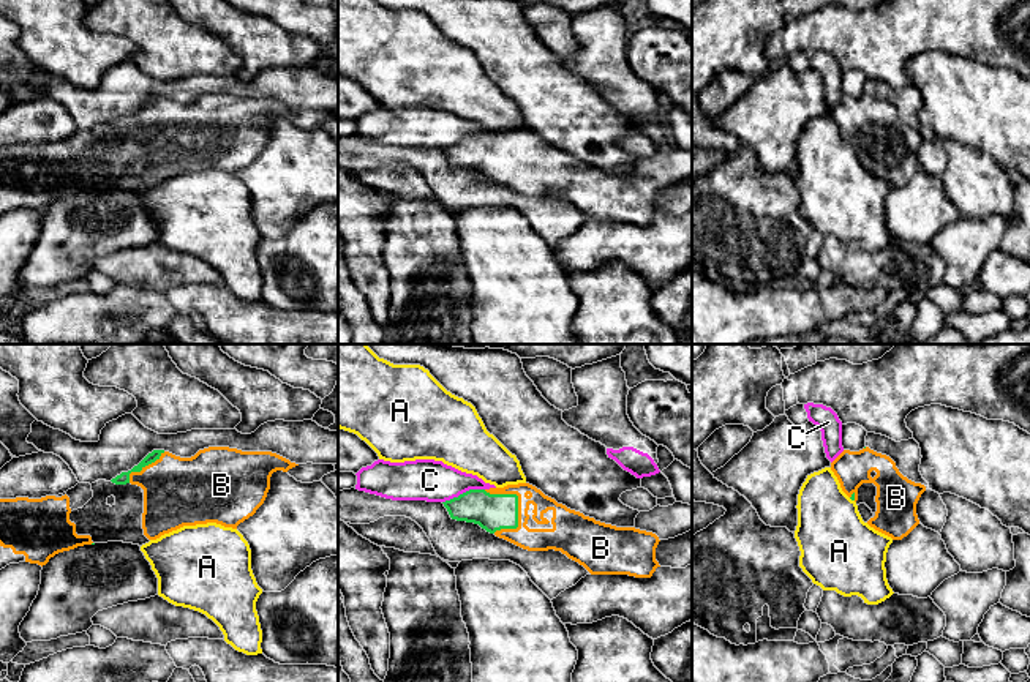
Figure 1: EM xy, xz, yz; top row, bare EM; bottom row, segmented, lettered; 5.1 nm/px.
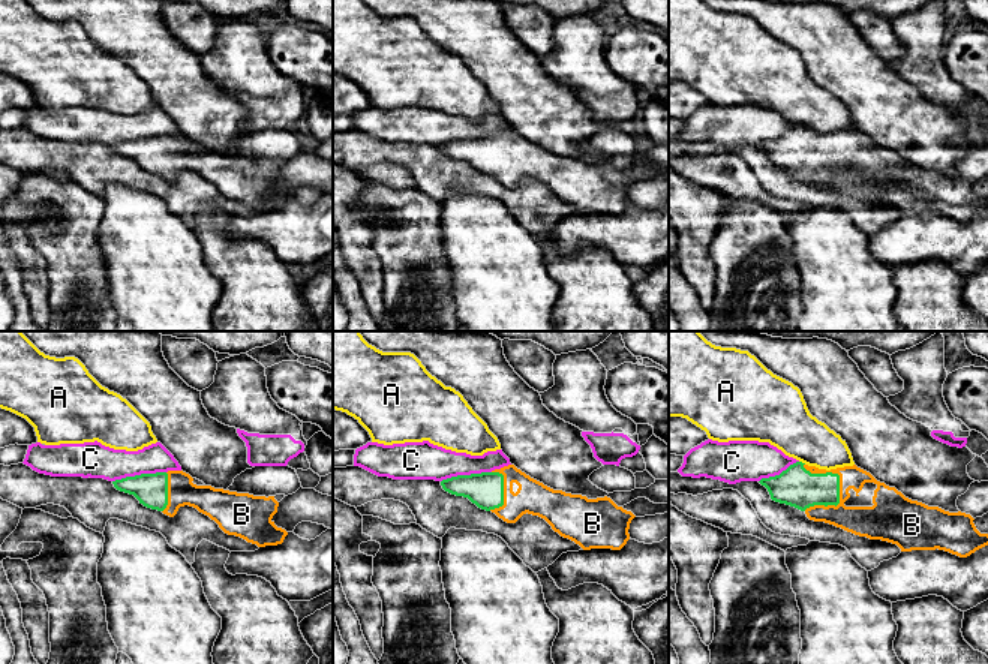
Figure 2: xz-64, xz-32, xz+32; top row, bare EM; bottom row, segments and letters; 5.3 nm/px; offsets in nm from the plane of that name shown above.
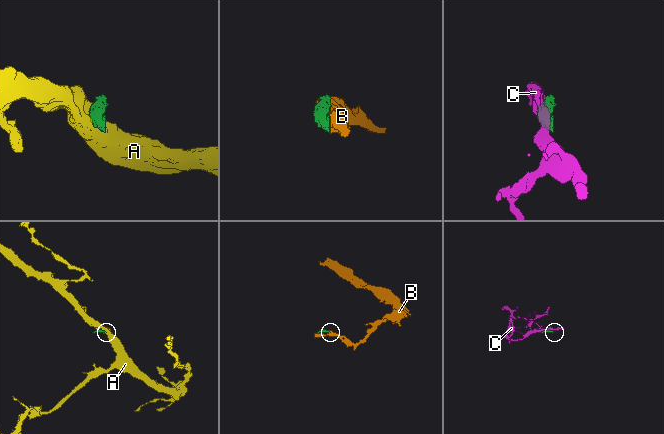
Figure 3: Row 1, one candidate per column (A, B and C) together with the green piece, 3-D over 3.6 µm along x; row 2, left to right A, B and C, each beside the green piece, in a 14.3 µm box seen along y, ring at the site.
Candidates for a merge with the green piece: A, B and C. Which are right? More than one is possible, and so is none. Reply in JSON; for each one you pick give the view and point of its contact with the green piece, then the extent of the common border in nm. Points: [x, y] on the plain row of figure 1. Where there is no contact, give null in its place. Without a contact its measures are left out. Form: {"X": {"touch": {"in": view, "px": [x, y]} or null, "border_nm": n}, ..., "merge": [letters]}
{"B": {"touch": {"in": "xz", "px": [517, 142]}, "border_nm": 260}, "merge": ["B"]}

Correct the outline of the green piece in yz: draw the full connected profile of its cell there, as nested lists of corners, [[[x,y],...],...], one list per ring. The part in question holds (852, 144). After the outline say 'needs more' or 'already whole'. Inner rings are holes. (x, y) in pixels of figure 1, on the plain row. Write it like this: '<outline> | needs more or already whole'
[[[869,93],[844,96],[833,109],[842,137],[856,148],[864,169],[902,186],[918,170],[916,150],[926,133],[904,123],[896,109]]] | needs more

